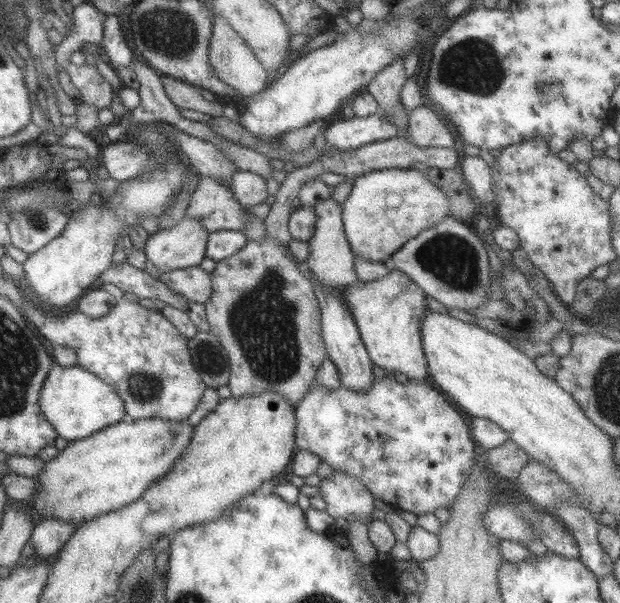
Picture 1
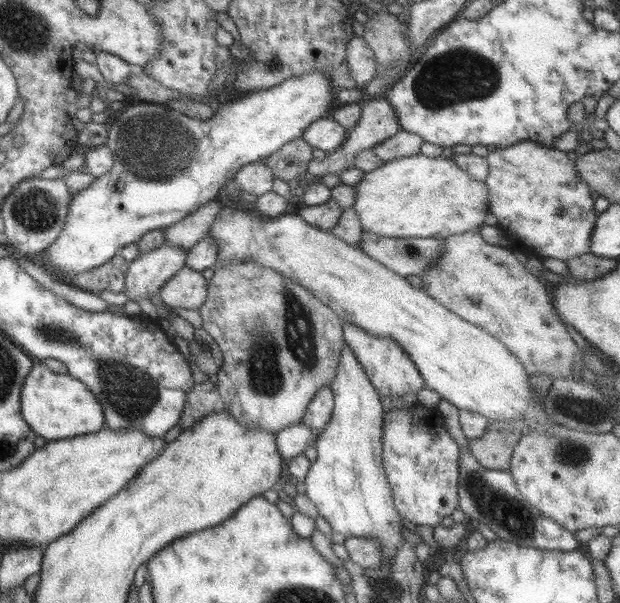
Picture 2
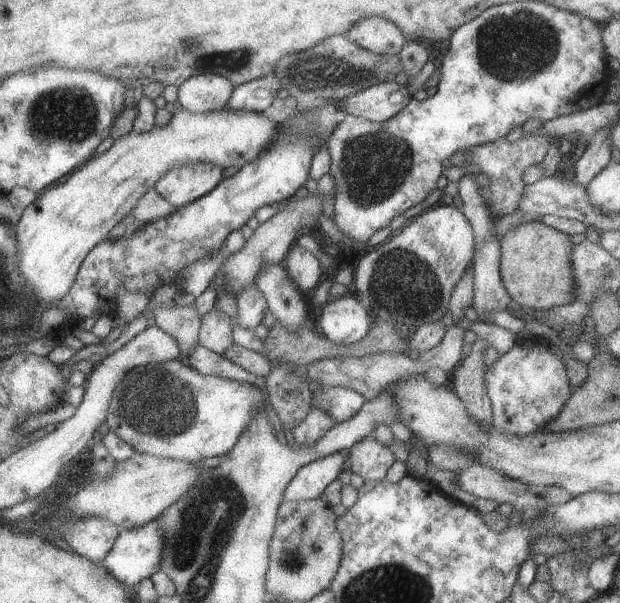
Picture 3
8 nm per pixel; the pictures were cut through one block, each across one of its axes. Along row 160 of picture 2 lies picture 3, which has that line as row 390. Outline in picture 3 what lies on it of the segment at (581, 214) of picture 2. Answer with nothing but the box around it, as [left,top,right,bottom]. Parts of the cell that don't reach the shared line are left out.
[484,338,573,435]

